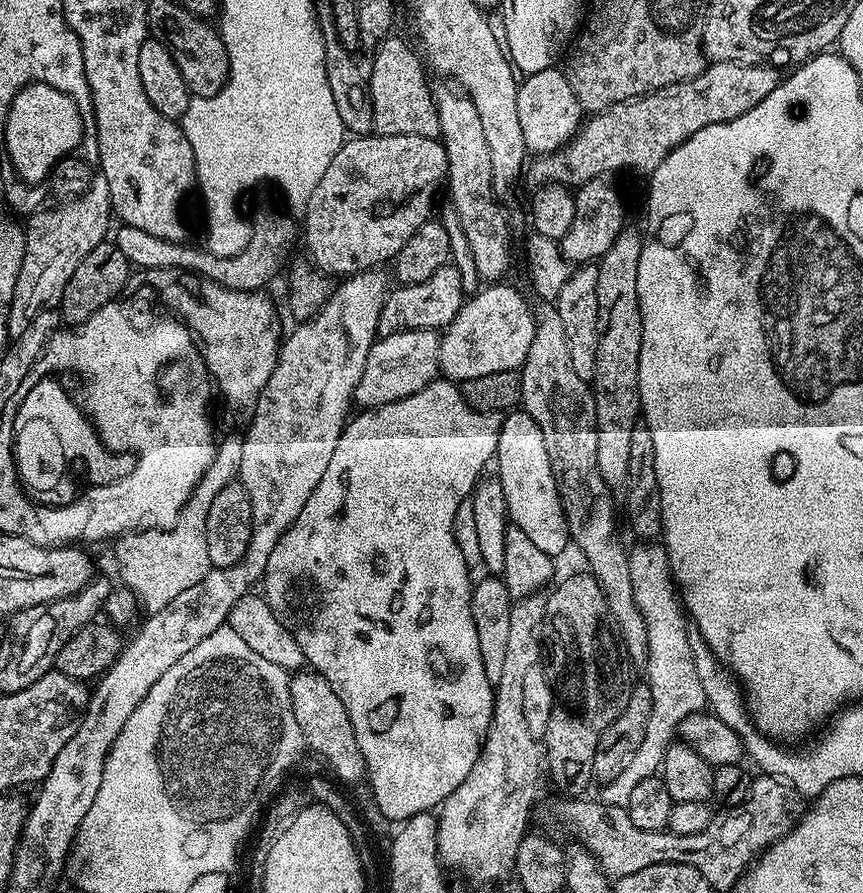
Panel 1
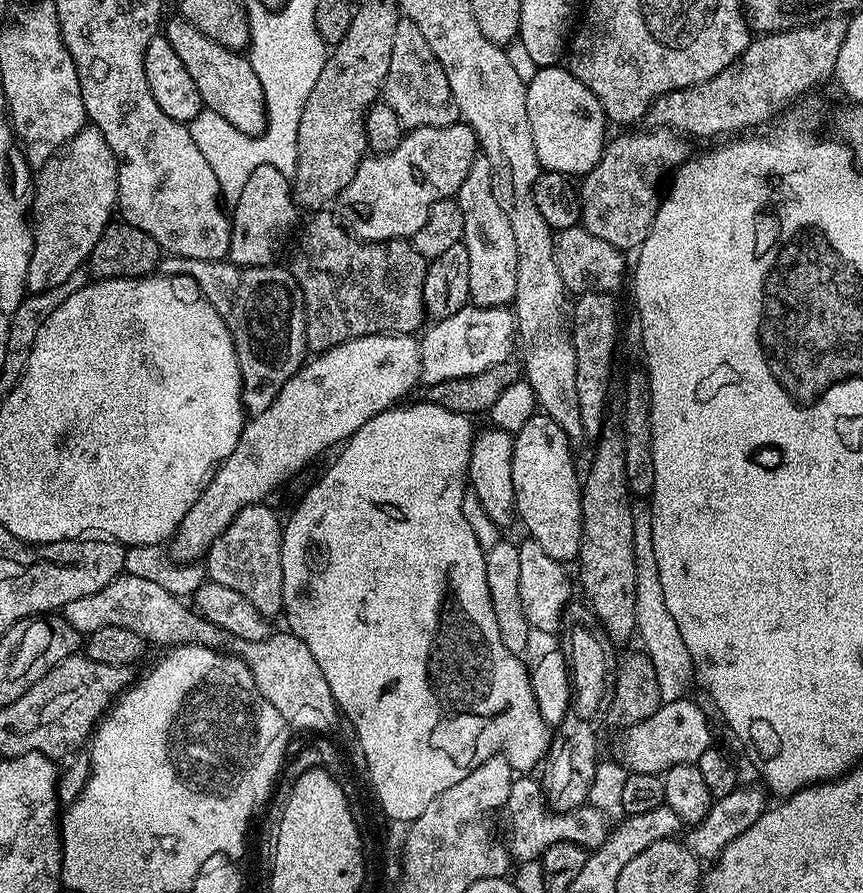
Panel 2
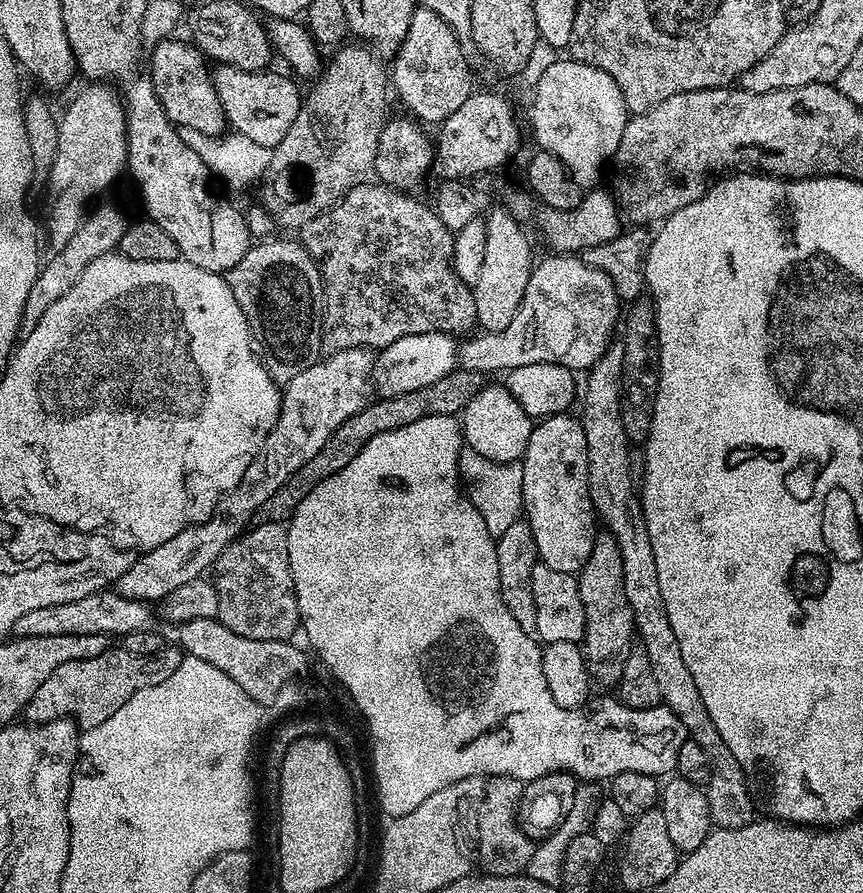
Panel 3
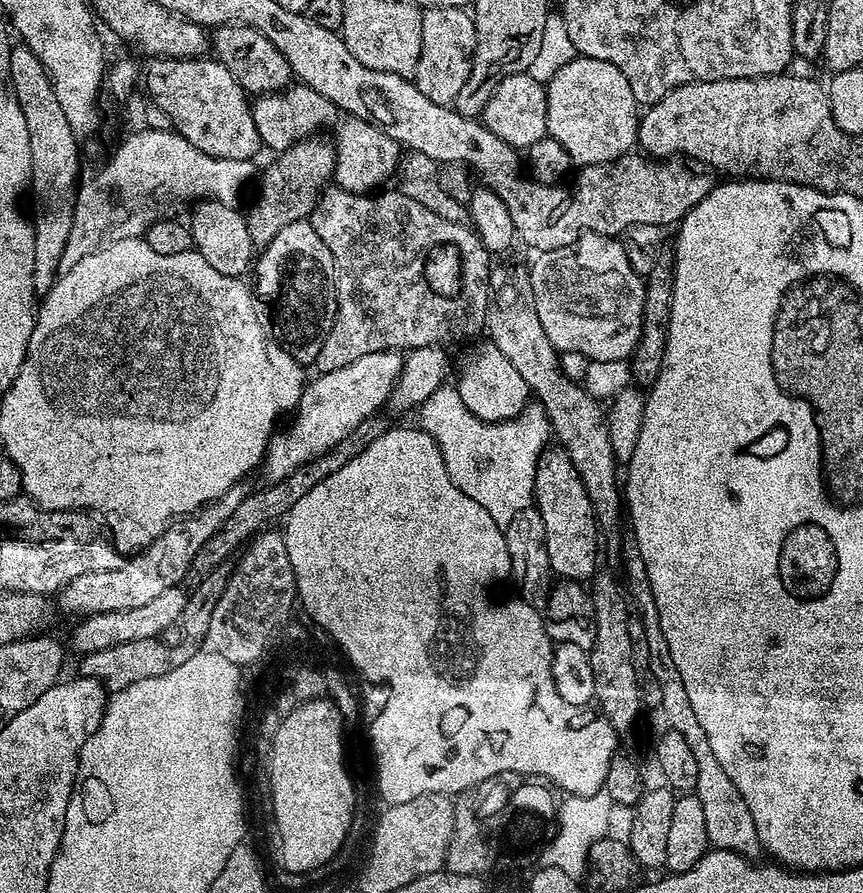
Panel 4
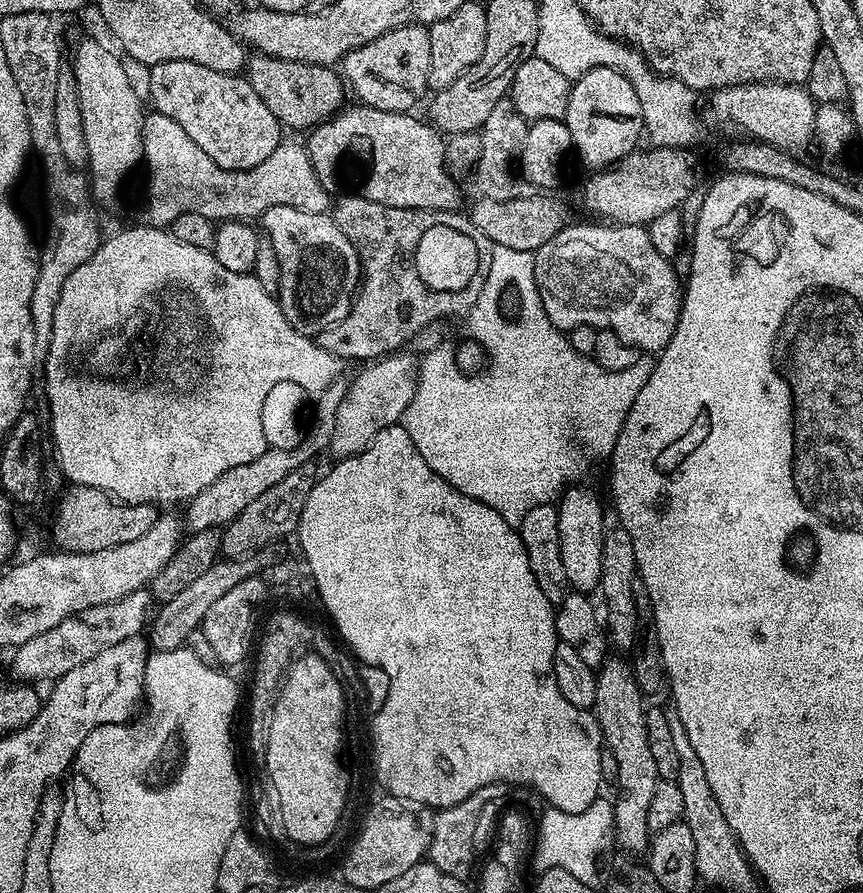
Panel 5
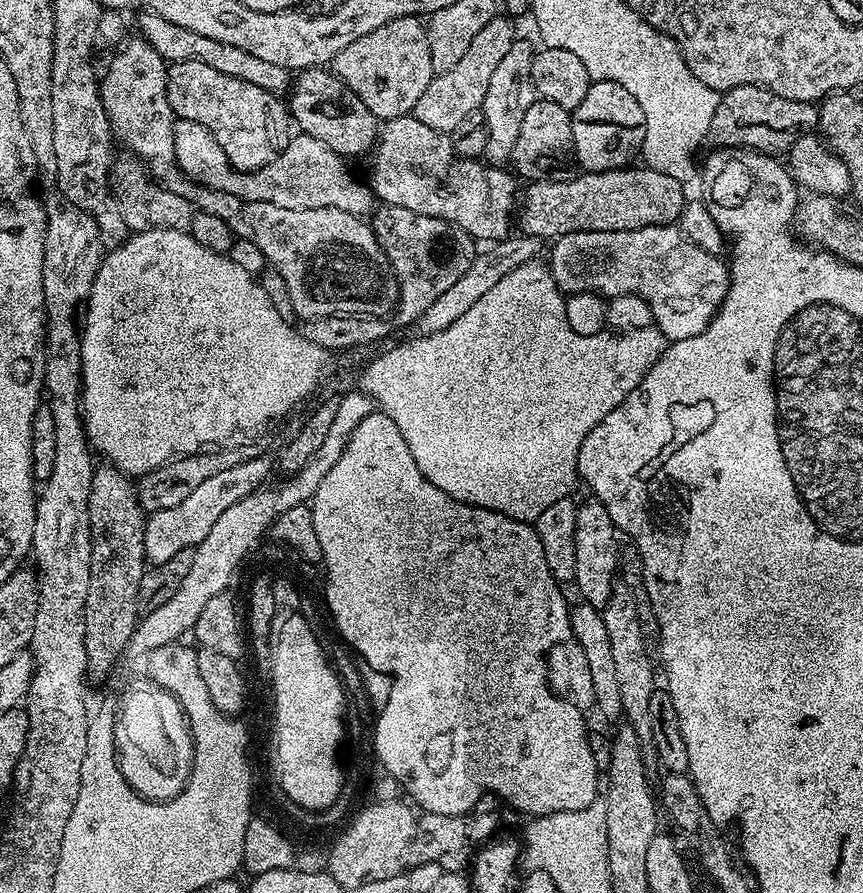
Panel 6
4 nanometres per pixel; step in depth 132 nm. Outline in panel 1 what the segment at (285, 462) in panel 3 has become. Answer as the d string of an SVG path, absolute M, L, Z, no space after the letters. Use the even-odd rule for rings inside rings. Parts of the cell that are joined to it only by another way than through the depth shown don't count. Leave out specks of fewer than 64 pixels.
M431 328L380 336L366 358L364 373L356 386L355 403L364 410L381 408L431 384L440 372L440 338L441 333Z

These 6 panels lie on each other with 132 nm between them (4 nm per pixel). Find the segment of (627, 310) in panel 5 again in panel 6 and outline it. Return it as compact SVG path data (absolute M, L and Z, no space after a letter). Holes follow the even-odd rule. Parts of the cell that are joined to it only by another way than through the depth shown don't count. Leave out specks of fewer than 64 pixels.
M671 224L621 232L575 232L560 237L551 248L552 277L561 292L595 292L601 298L638 294L638 298L642 298L650 306L655 327L659 328L668 342L702 334L702 330L706 330L708 323L716 317L728 293L729 265L721 257L690 242L679 227Z

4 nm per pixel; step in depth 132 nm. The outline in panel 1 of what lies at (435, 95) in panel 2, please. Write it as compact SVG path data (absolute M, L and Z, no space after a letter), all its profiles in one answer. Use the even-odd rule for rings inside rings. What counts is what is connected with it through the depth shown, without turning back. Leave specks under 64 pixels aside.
M396 34L379 41L376 50L372 72L370 68L367 73L368 95L372 97L373 129L381 136L439 137L434 88L428 85L428 76L424 73L426 64L421 53L416 53L406 41L399 40Z

